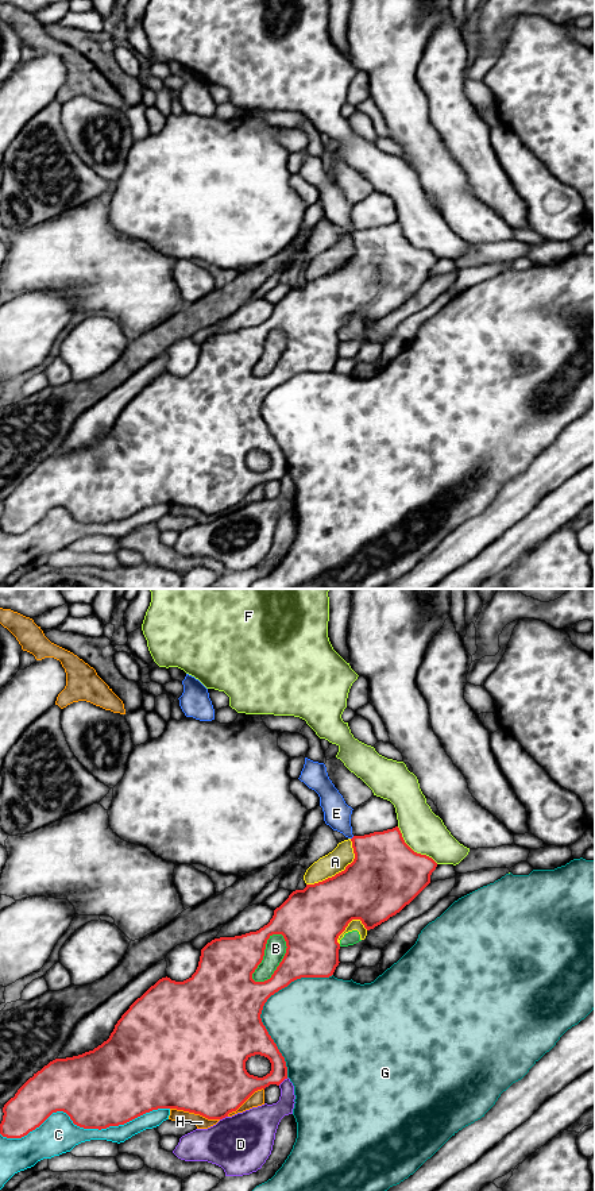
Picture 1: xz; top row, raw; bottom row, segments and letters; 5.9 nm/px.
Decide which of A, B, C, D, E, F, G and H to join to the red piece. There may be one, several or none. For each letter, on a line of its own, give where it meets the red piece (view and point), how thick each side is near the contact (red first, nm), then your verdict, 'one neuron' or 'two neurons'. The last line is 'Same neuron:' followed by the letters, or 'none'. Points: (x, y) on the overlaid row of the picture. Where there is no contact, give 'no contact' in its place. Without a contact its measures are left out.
A: xz (342, 871) | 420/140 nm | two neurons
B: xz (263, 955) | 320/130 nm | two neurons
C: xz (84, 1128) | 460/220 nm | two neurons
D: xz (282, 1080) | 170/170 nm | two neurons
E: xz (352, 837) | 360/160 nm | two neurons
F: xz (413, 851) | 420/240 nm | two neurons
G: xz (263, 1005) | 480/420 nm | two neurons
H: xz (194, 1113) | 500/80 nm | two neurons
Same neuron: none

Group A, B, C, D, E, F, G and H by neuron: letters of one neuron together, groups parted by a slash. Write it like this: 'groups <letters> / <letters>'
groups A B H / C / D / E / F / G

